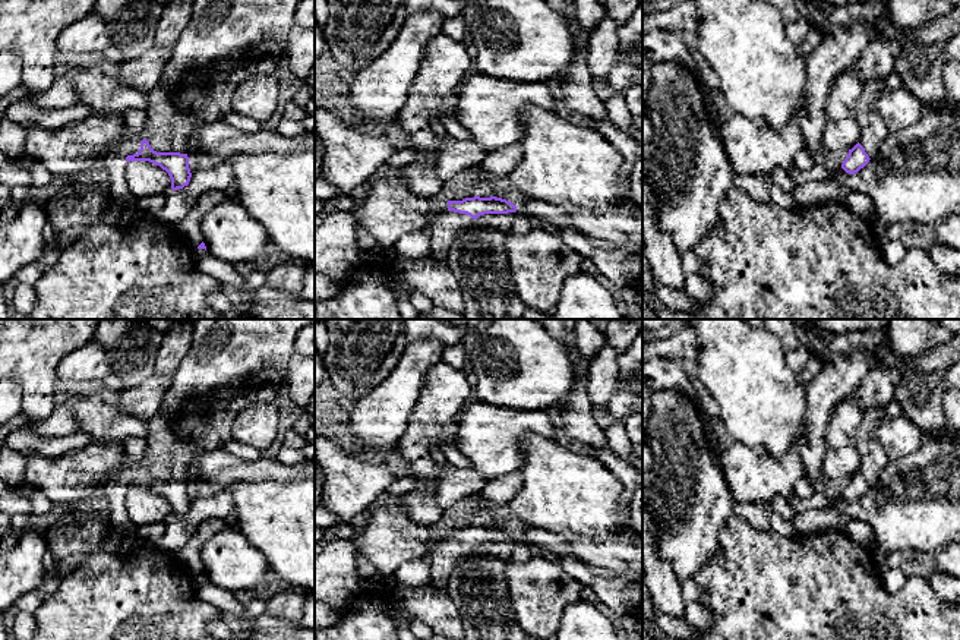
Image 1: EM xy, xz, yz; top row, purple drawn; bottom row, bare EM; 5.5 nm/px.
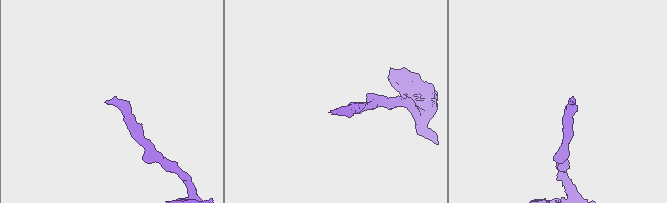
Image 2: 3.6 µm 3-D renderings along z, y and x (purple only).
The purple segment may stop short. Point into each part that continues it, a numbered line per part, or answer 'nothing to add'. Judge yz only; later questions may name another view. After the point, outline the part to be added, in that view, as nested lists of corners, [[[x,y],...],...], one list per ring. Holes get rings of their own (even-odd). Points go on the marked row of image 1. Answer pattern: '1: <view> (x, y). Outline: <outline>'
1: yz (874, 132). Outline: [[[874,79],[863,85],[862,94],[856,104],[856,120],[860,126],[859,144],[869,158],[874,158],[890,135],[881,114],[875,110],[875,98],[885,91],[885,79]]]

